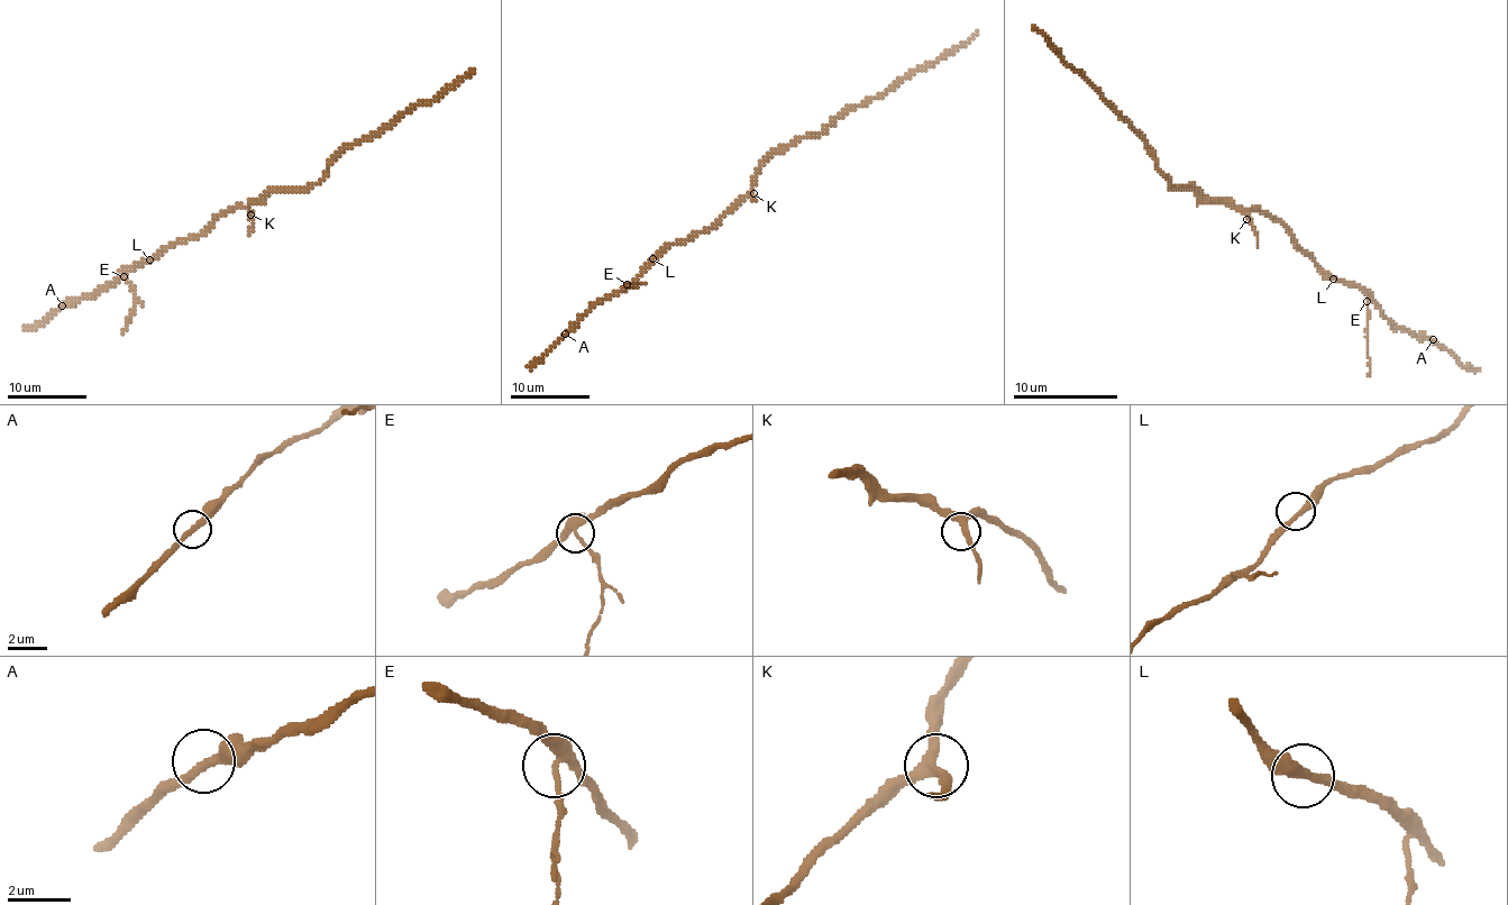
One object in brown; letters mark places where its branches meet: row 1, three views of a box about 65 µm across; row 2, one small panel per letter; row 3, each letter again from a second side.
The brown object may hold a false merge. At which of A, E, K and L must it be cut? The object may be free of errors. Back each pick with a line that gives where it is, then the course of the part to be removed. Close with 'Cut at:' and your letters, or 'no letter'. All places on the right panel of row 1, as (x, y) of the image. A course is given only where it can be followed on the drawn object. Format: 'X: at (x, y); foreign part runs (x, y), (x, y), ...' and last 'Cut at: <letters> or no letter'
E: at (1367, 301); foreign part runs (1368, 300), (1368, 376)
Cut at: E

